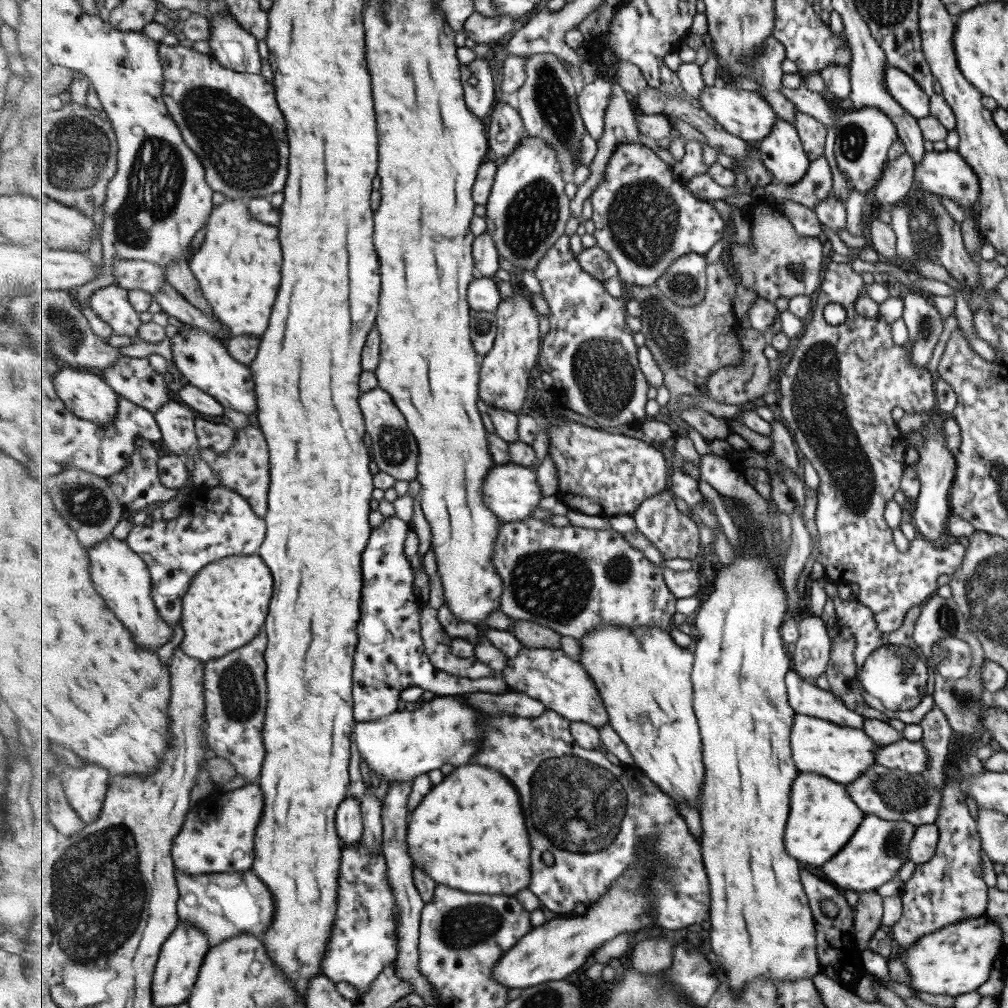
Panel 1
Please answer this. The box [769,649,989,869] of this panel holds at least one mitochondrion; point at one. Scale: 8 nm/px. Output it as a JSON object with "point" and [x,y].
{"point":[895,792]}

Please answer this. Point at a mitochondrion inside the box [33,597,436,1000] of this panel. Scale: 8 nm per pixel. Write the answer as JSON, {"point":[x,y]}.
{"point":[101,891]}

